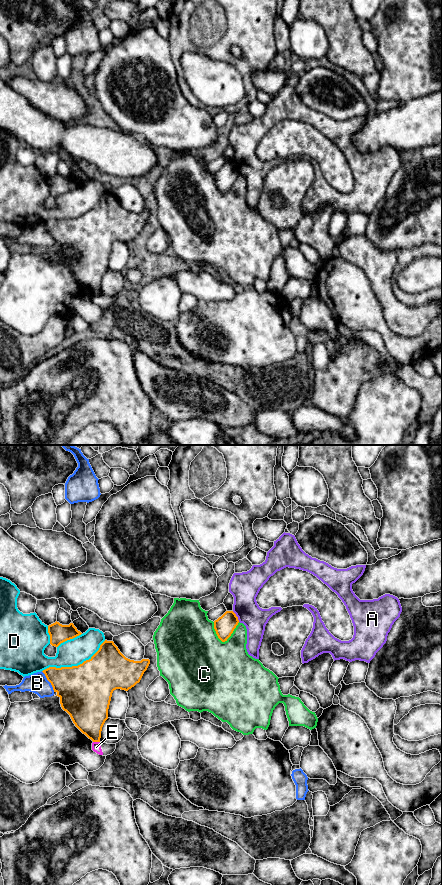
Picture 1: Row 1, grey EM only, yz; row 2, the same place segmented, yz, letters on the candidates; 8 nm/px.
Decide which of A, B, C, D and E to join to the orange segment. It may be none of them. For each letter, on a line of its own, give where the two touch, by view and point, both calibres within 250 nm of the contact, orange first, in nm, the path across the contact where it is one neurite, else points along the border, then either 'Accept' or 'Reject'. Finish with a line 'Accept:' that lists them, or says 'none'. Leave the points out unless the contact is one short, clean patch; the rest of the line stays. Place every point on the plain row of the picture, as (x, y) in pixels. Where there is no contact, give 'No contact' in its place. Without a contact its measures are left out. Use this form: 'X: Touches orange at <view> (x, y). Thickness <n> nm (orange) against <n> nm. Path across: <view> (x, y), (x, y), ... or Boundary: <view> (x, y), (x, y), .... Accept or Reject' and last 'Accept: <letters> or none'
A: Touches orange at yz (236, 168). Thickness 160 nm (orange) against 240 nm. Boundary: yz (232, 163), (239, 173). Reject
B: Touches orange at yz (48, 232). Thickness 340 nm (orange) against 160 nm. Reject
C: Touches orange at yz (226, 191). Thickness 160 nm (orange) against 460 nm. Reject
D: Touches orange at yz (74, 218). Thickness 420 nm (orange) against 220 nm. Reject
E: Touches orange at yz (96, 293). Thickness 300 nm (orange) against 70 nm. Reject
Accept: none

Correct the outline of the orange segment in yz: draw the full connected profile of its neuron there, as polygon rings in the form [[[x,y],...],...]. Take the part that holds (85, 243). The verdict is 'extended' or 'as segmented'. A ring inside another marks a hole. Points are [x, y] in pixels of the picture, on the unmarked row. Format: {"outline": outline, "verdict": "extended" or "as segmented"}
{"outline": [[[105,192],[99,202],[78,218],[49,219],[42,224],[51,235],[60,256],[75,278],[93,294],[100,294],[101,283],[108,271],[112,245],[116,241],[128,243],[140,234],[150,216],[149,211],[134,213],[126,210],[113,193]]], "verdict": "as segmented"}

